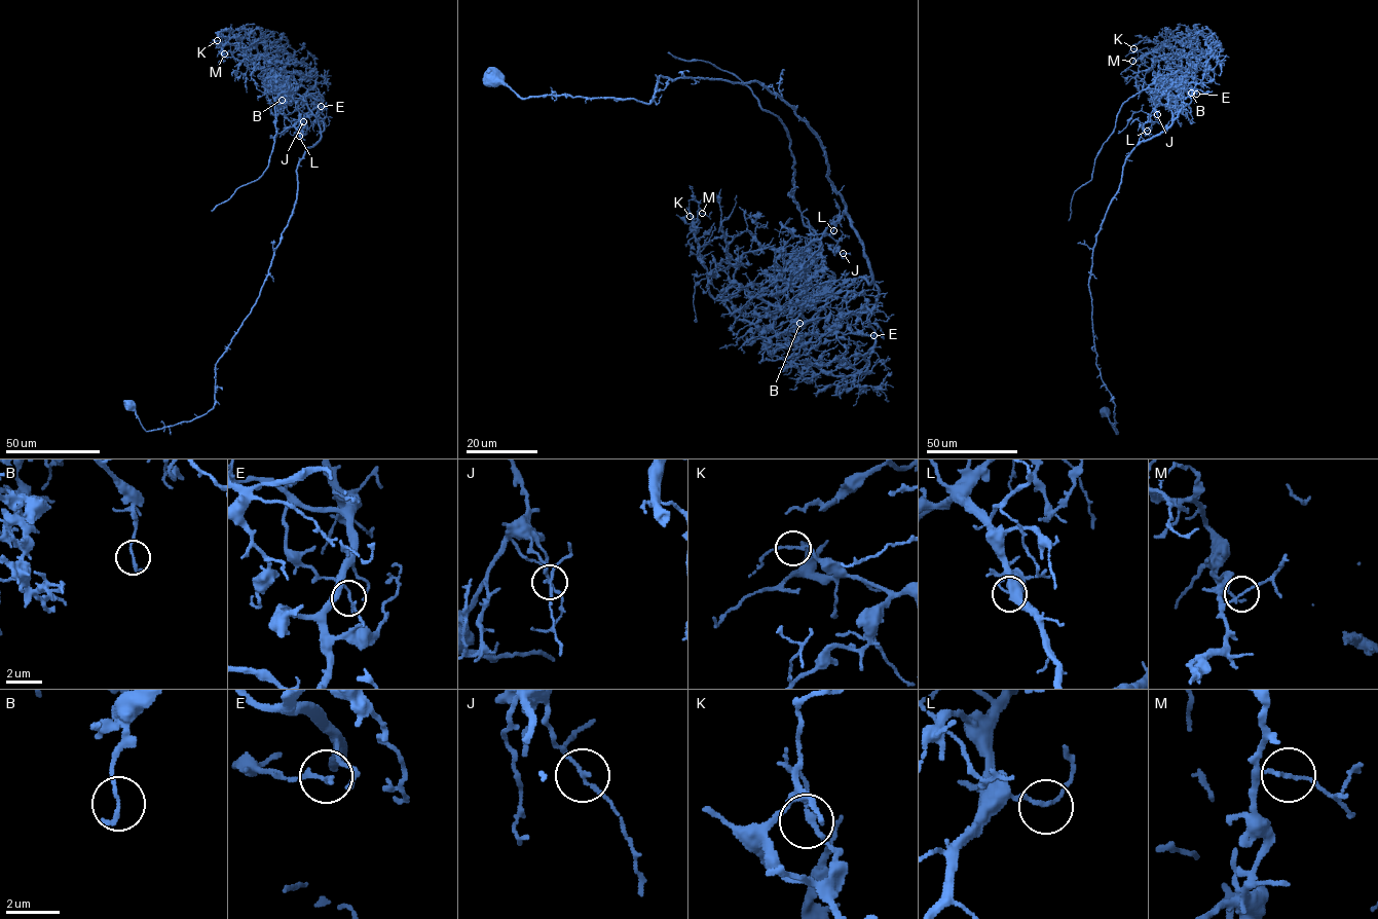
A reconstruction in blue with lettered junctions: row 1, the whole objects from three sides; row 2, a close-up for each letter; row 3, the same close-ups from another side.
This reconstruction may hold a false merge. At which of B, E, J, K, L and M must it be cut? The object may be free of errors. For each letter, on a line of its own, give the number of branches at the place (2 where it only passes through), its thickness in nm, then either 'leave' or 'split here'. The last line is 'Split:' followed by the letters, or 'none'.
B: 2 branches meet; 140 nm thick; split here
E: 2 branches meet; 120 nm thick; leave
J: 2 branches meet; 130 nm thick; leave
K: 2 branches meet; 160 nm thick; leave
L: 2 branches meet; 150 nm thick; leave
M: 2 branches meet; 130 nm thick; leave
Split: B

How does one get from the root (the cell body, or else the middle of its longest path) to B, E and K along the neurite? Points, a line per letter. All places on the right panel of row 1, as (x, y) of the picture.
B: (1104, 412), (1117, 434), (1093, 336), (1096, 236), (1125, 159), (1171, 123), (1168, 93), (1186, 81), (1191, 93)
E: (1104, 412), (1117, 434), (1093, 336), (1088, 281), (1096, 236), (1125, 159), (1169, 126), (1195, 84), (1196, 94)
K: (1104, 412), (1117, 434), (1093, 248), (1125, 159), (1171, 123), (1195, 50), (1174, 36), (1133, 48)

